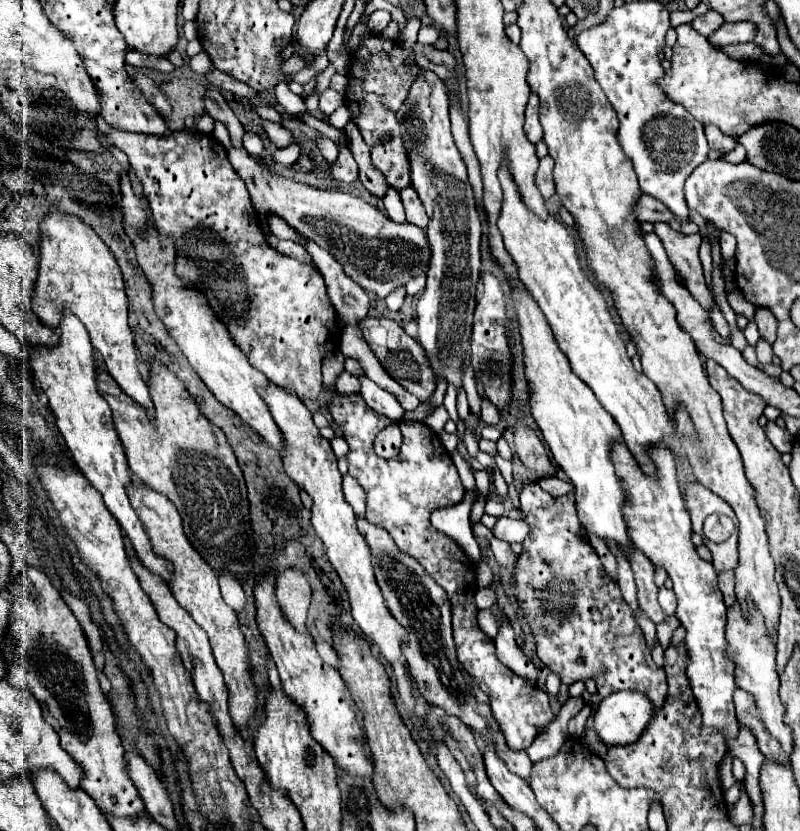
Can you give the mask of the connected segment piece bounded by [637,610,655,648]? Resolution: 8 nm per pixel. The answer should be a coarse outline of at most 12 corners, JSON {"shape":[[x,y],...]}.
{"shape":[[637,610],[637,622],[649,648],[653,648],[655,624]]}

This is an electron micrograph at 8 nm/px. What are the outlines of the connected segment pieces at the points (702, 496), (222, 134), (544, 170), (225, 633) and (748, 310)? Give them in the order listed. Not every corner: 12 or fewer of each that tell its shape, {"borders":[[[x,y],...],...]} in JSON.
{"borders":[[[697,480],[685,484],[685,508],[691,528],[703,530],[713,512],[735,518],[733,508]],[[215,122],[213,138],[225,149],[232,147],[229,132],[221,122]],[[541,158],[537,188],[547,200],[555,194],[553,160]],[[131,480],[153,552],[173,564],[175,600],[211,640],[235,726],[257,708],[249,650],[215,570],[177,508]],[[739,290],[726,292],[727,300],[737,314],[748,321],[755,314],[754,306],[745,301]]]}

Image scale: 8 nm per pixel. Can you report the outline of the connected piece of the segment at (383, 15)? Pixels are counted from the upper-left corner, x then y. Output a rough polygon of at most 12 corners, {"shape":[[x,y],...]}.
{"shape":[[375,10],[367,28],[371,34],[381,34],[391,22],[387,10]]}

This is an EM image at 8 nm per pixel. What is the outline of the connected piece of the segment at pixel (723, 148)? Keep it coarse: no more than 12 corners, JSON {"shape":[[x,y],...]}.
{"shape":[[705,126],[709,148],[727,154],[737,140],[725,136],[717,126]]}

